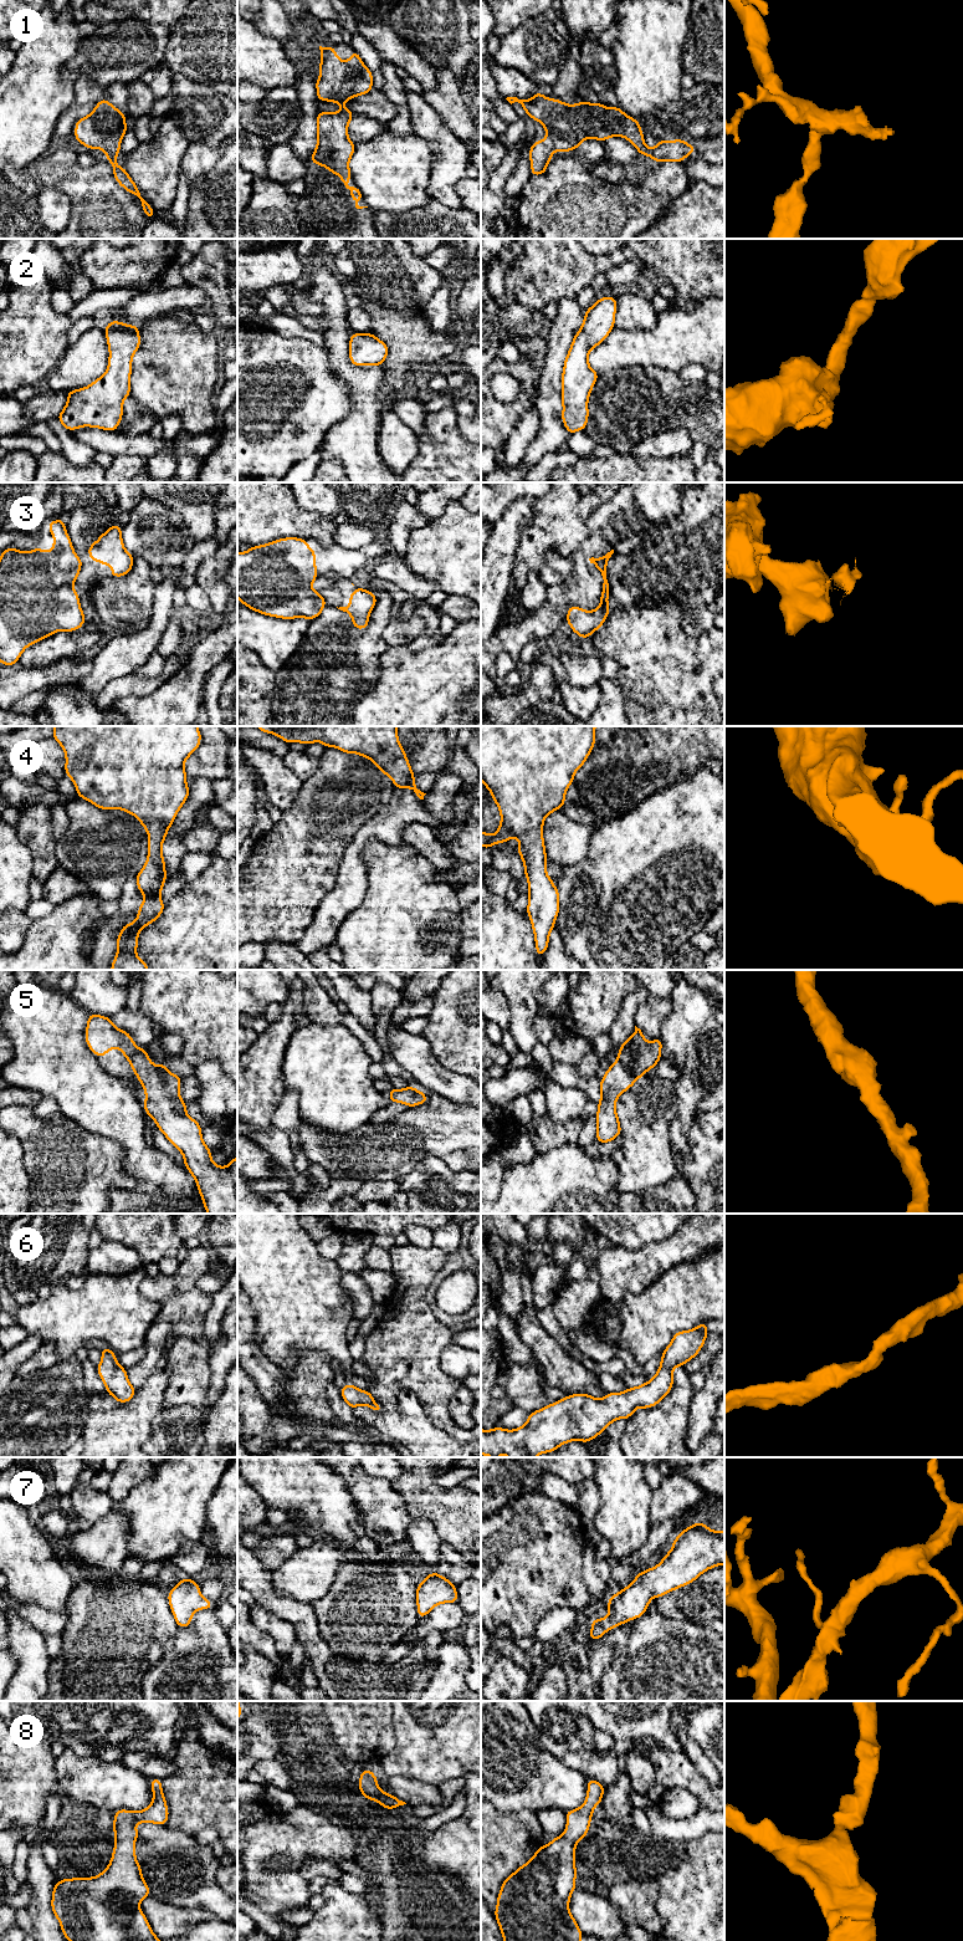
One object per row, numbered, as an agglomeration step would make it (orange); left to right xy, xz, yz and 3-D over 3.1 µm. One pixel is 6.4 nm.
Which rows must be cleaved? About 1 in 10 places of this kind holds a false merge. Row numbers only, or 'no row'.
3

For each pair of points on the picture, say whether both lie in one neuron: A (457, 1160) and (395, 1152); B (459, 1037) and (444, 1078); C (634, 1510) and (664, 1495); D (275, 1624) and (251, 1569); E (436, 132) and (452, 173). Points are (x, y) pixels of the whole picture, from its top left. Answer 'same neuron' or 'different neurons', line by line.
A: same neuron
B: different neurons
C: different neurons
D: different neurons
E: same neuron

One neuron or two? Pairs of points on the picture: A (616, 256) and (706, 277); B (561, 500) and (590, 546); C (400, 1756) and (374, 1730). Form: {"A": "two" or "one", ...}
{"A": "one", "B": "two", "C": "two"}

